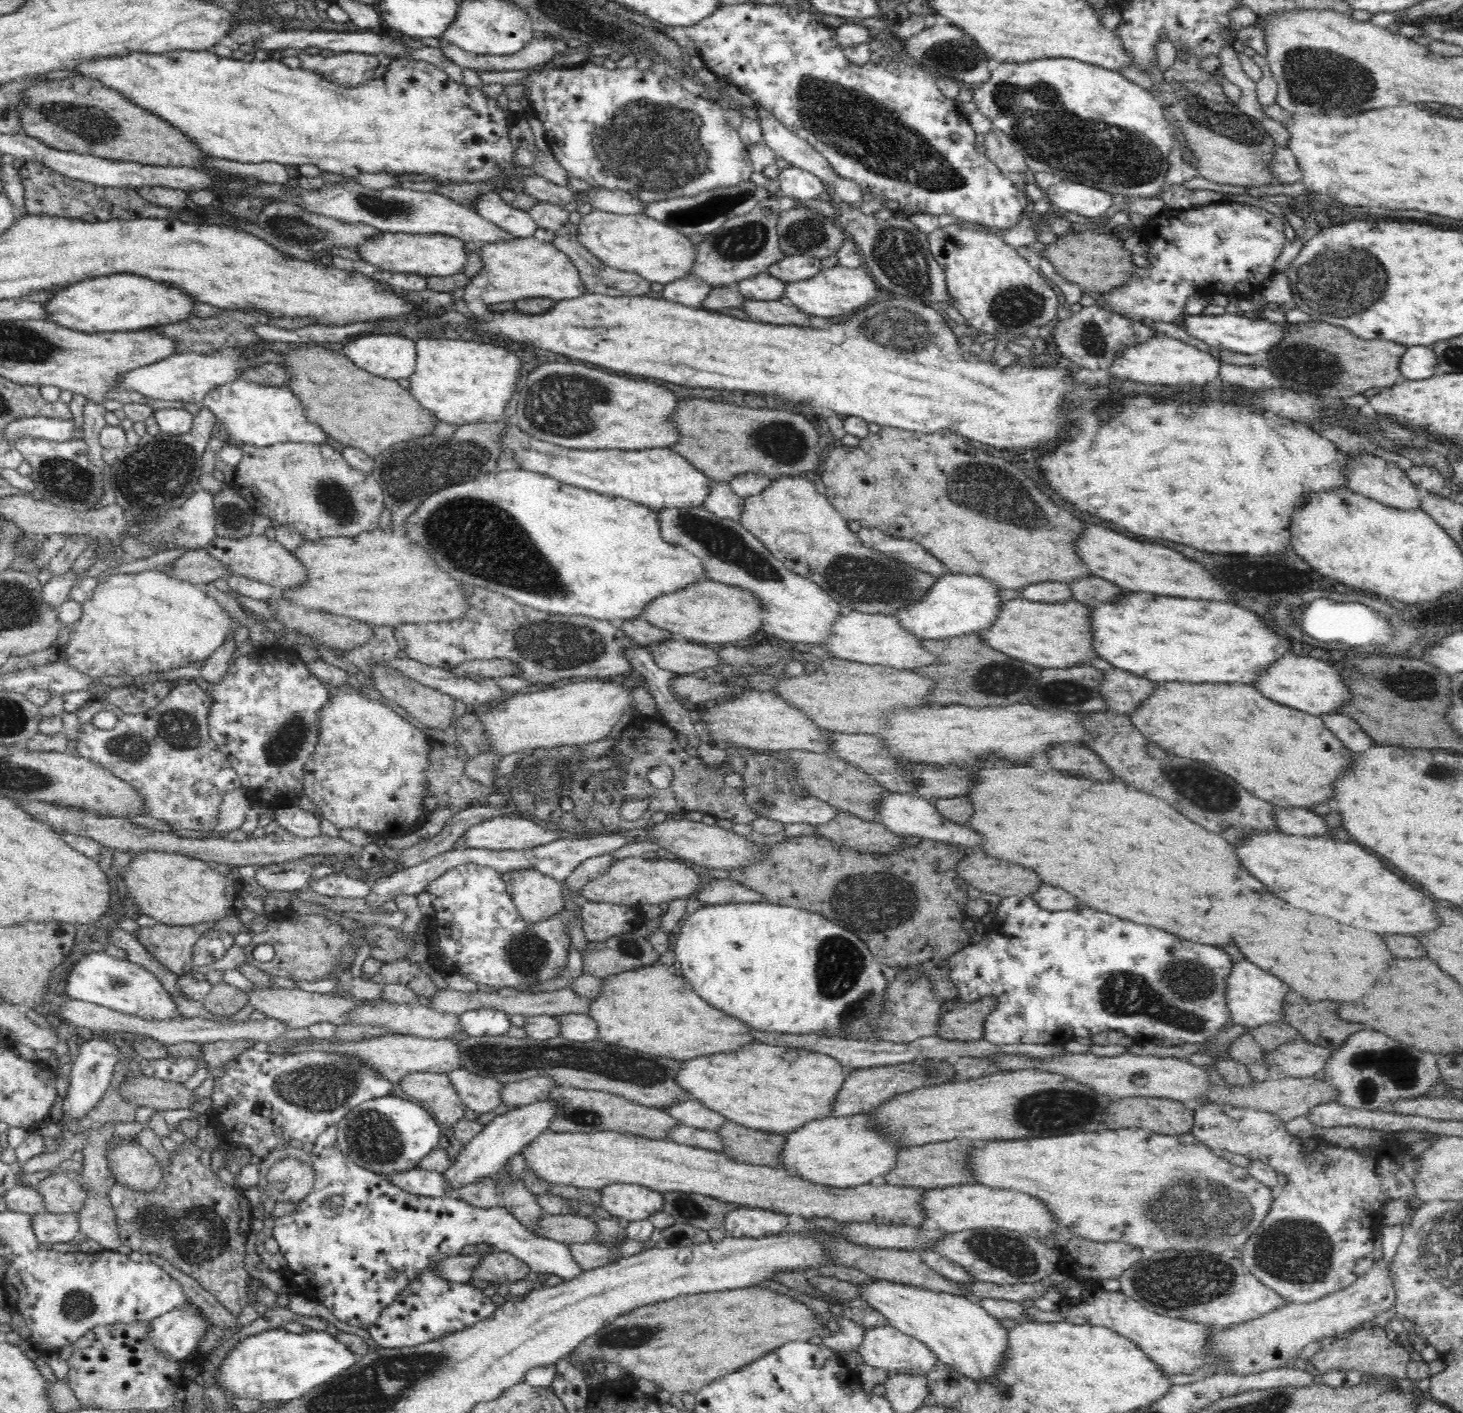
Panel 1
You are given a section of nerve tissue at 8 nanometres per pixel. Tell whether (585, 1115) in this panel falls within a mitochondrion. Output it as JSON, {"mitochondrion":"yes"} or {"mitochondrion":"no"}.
{"mitochondrion":"yes"}

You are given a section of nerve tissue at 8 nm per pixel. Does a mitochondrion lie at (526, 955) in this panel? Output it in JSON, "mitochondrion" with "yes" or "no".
{"mitochondrion":"yes"}

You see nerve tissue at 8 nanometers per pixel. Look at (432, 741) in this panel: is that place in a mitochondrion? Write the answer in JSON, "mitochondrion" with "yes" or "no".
{"mitochondrion":"no"}

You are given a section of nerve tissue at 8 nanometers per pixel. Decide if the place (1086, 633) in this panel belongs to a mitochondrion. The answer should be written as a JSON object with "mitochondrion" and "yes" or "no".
{"mitochondrion":"no"}

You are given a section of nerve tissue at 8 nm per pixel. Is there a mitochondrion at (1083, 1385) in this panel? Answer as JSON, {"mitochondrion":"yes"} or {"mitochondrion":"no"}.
{"mitochondrion":"no"}

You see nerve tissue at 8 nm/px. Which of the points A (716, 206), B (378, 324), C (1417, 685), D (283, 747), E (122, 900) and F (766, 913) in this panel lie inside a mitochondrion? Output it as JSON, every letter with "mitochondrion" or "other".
{"A":"mitochondrion","B":"other","C":"mitochondrion","D":"mitochondrion","E":"other","F":"other"}

